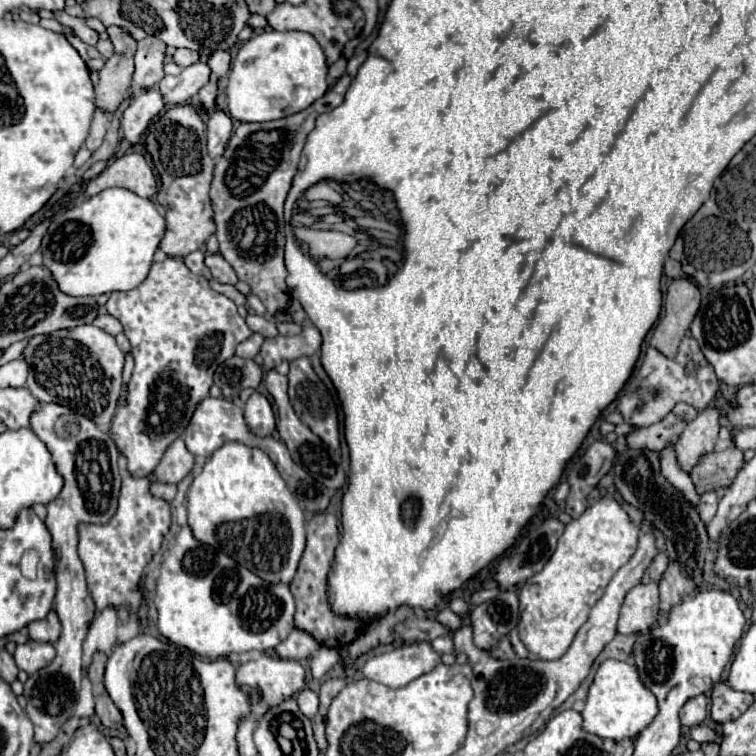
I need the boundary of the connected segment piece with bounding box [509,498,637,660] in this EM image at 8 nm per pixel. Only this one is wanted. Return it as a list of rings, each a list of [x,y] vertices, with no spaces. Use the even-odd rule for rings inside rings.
[[[599,498],[579,518],[571,520],[543,570],[531,576],[519,592],[521,618],[509,636],[515,652],[529,660],[557,660],[563,656],[615,572],[627,564],[635,548],[637,528],[613,498]]]

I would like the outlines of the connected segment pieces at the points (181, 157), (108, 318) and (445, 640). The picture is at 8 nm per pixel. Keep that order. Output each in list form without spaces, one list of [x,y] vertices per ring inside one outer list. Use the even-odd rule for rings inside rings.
[[[181,104],[169,108],[159,120],[155,128],[147,134],[147,150],[153,158],[155,168],[161,174],[161,188],[157,192],[157,202],[165,208],[167,232],[159,244],[159,250],[173,258],[183,258],[195,250],[199,250],[207,238],[215,232],[215,224],[211,220],[211,200],[209,186],[213,180],[213,160],[207,154],[203,126],[179,126],[175,118],[201,118],[197,108],[191,104]],[[201,128],[201,130],[197,130]]]
[[[101,312],[101,314],[93,320],[93,324],[99,326],[99,328],[103,328],[103,330],[105,330],[107,334],[111,334],[111,336],[117,336],[117,334],[123,332],[121,322],[119,322],[117,318],[113,318],[111,314],[105,314],[105,312]]]
[[[439,636],[435,640],[431,640],[431,648],[437,652],[437,654],[453,654],[455,648],[453,648],[453,640],[449,636]]]

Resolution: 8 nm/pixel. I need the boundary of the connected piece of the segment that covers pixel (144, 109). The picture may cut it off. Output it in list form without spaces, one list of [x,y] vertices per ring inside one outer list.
[[[157,88],[151,90],[141,90],[133,102],[129,104],[129,108],[123,112],[123,120],[121,120],[121,128],[125,134],[125,140],[129,144],[137,144],[139,138],[147,132],[151,120],[165,108],[163,96]]]

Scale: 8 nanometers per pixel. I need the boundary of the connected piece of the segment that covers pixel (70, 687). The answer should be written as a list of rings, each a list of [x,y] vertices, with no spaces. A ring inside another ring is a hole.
[[[39,404],[37,412],[31,416],[31,430],[39,436],[39,440],[49,448],[51,460],[57,472],[63,476],[65,484],[61,494],[47,504],[49,514],[45,518],[47,530],[53,536],[53,552],[55,552],[55,578],[57,578],[57,596],[55,596],[55,612],[63,624],[61,636],[57,640],[57,656],[51,664],[41,668],[37,674],[31,674],[25,682],[25,698],[27,698],[27,716],[35,726],[35,742],[51,742],[65,720],[75,714],[75,702],[81,690],[83,664],[81,664],[81,644],[87,636],[89,622],[95,616],[95,602],[87,590],[85,570],[77,554],[79,544],[79,524],[107,524],[117,510],[117,498],[121,488],[121,476],[117,470],[119,450],[109,434],[103,434],[91,420],[81,414],[71,412],[65,406],[57,404]],[[73,418],[77,424],[75,434],[67,434],[65,438],[57,434],[57,420]],[[79,454],[79,464],[77,464]]]

